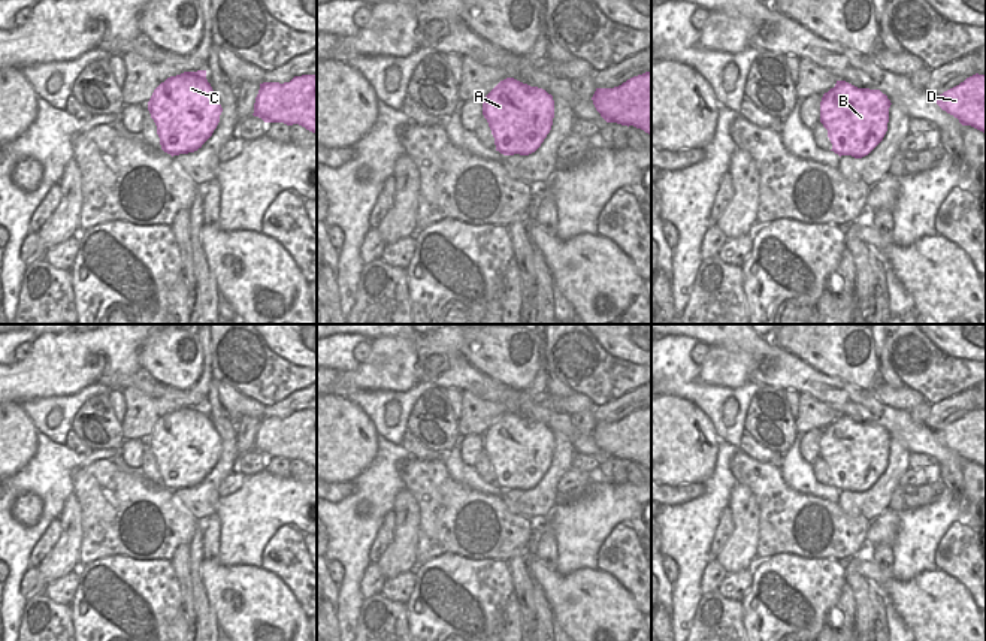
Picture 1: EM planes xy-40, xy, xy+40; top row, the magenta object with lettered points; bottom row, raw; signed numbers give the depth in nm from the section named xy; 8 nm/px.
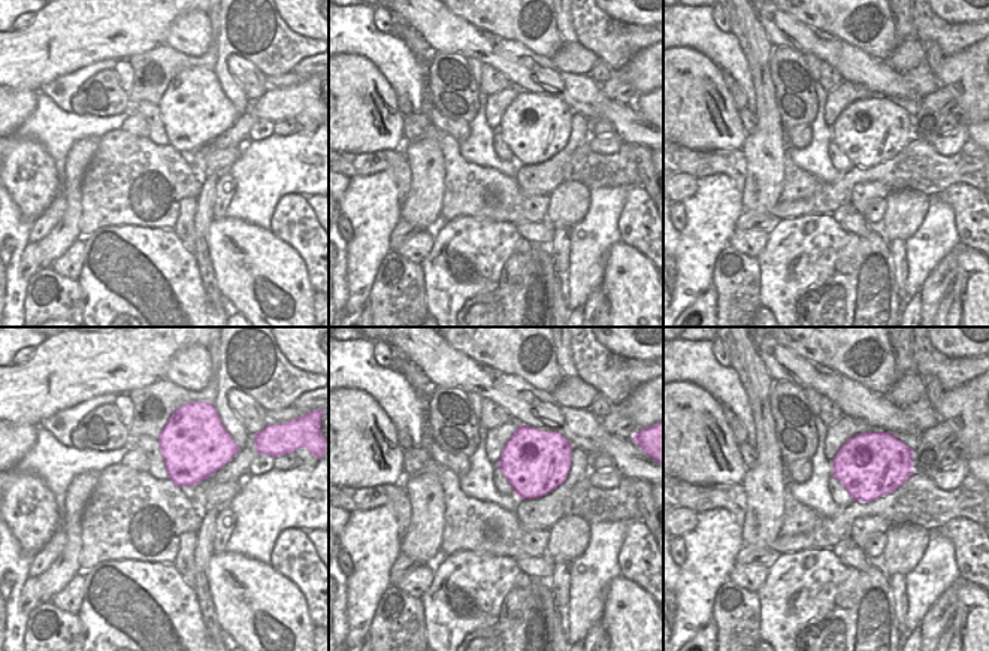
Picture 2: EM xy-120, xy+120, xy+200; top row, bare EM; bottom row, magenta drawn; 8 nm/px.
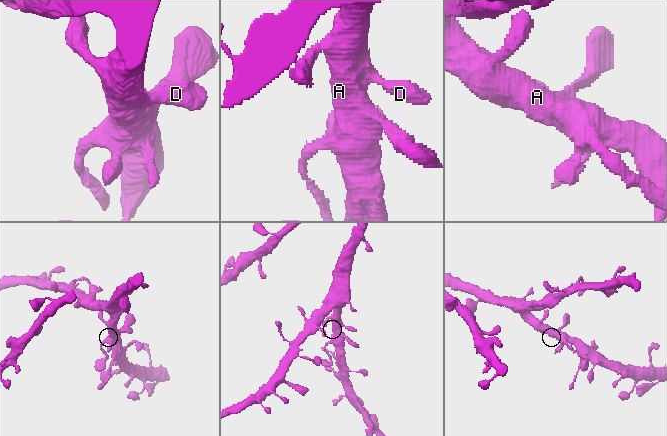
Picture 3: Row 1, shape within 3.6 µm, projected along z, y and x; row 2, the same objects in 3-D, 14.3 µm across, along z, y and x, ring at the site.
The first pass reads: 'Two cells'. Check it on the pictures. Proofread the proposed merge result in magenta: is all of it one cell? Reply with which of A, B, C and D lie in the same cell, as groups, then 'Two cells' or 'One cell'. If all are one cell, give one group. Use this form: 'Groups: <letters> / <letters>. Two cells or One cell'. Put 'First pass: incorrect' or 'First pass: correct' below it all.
Groups: A B C D. One cell
First pass: incorrect

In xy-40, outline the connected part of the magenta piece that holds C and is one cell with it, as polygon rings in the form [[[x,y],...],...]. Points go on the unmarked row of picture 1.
[[[197,405],[161,417],[148,436],[148,445],[161,484],[173,492],[202,483],[217,463],[223,442],[206,405]]]

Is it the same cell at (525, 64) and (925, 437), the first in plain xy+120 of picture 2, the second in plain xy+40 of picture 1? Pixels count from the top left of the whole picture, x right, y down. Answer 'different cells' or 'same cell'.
same cell

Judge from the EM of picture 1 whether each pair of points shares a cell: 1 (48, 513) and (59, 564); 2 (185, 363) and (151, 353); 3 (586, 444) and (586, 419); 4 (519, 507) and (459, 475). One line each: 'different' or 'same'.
1: different
2: same
3: different
4: different

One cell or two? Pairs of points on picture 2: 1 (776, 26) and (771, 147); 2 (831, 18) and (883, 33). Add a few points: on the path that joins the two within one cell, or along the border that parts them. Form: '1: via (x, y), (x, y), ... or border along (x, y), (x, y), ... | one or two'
1: border along (756, 17), (774, 47) | two
2: via (844, 29), (858, 42), (870, 42) | one

